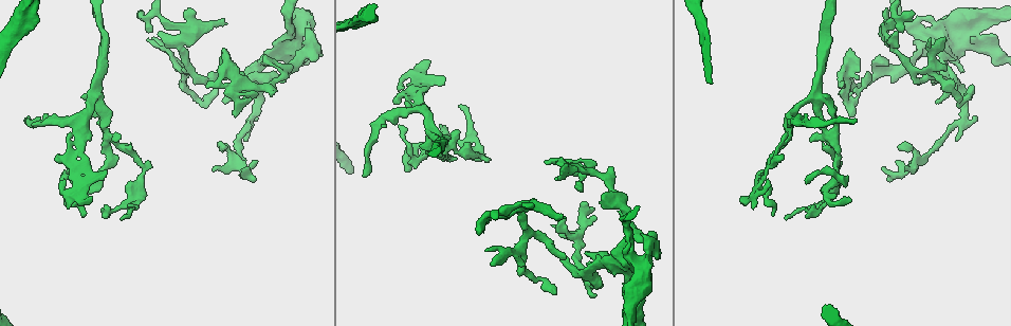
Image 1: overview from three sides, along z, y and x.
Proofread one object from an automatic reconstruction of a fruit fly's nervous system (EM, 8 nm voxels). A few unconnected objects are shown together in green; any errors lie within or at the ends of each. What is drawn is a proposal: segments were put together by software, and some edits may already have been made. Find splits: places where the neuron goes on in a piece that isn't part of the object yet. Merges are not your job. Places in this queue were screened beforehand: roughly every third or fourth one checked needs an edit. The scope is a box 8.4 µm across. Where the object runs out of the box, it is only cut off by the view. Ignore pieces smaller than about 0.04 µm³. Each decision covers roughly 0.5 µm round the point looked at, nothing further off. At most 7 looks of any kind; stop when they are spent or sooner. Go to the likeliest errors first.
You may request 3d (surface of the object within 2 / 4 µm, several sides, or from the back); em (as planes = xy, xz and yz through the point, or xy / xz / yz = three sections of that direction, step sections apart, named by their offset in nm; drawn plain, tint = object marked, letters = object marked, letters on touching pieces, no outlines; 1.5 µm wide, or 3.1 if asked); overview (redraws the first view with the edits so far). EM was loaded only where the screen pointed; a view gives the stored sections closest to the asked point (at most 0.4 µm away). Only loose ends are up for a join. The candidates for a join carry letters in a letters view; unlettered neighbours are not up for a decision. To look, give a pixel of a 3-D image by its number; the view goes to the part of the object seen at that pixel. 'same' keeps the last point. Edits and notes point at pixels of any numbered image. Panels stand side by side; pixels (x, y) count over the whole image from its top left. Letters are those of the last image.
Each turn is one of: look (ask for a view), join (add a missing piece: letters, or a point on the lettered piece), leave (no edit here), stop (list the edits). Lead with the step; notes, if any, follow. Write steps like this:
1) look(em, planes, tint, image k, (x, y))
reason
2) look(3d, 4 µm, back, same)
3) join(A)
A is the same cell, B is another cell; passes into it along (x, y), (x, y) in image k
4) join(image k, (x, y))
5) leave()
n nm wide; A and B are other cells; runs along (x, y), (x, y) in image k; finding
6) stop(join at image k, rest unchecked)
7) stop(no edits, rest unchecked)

look(3d, 2 µm, back, image 1, (491, 262))
branch stops here

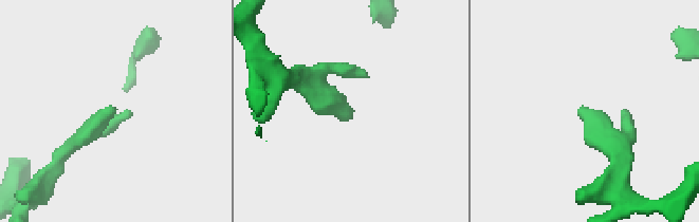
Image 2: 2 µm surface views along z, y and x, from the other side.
look(em, planes, letters, image 2, (114, 109))

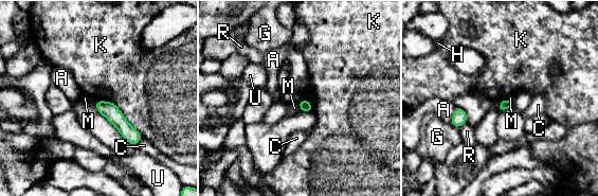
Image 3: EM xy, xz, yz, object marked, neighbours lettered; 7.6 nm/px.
leave()
A, C, G, H, K, M, R and U are other cells; runs along (98, 103), (133, 137), (134, 142) in image 3; none of them fits

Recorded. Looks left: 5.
look(em, planes, letters, image 1, (925, 16))
stops while still wide

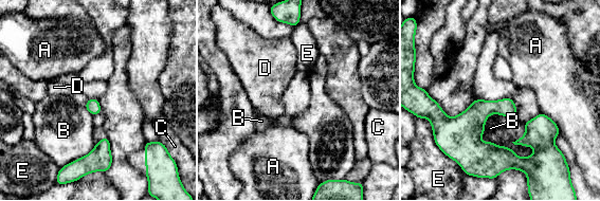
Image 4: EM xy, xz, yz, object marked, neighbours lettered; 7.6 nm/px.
leave()
A, B, C, D and E are other cells; border along (89, 98), (84, 106) in image 4; no lettered piece goes on from it

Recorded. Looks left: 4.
look(em, yz, step 8, letters, image 1, (35, 27))
an open end

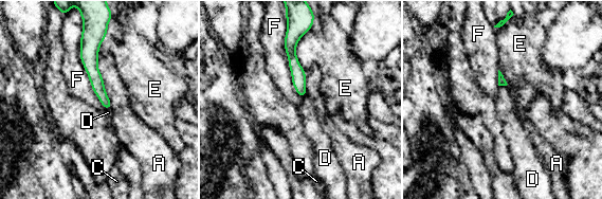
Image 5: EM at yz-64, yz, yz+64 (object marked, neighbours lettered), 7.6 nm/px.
look(em, planes, letters, same)
another direction

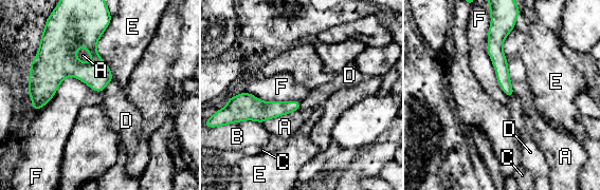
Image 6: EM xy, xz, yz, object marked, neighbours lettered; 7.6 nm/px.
leave()
A, B, C, D, E and F are other cells; border along (103, 90), (68, 76), (38, 111) in image 6; no lettered piece goes on from it

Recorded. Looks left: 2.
stop(no edits, rest unchecked)

